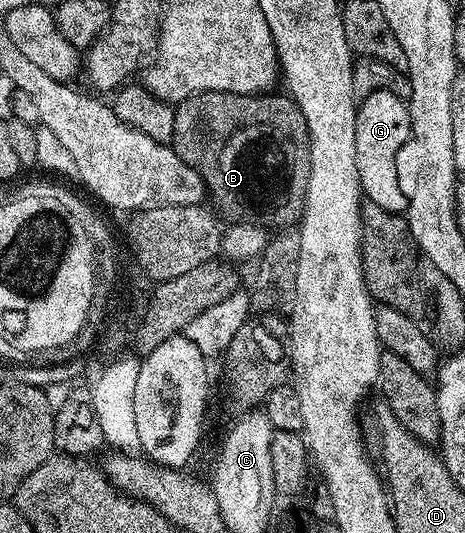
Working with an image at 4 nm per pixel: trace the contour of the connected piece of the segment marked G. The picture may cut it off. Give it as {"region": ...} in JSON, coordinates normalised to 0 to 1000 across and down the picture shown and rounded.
{"region":[[[796,173],[796,180],[772,186],[761,248],[766,313],[774,332],[774,355],[794,381],[813,385],[830,398],[867,403],[877,390],[873,368],[856,347],[856,285],[886,251],[882,210],[871,186],[847,180],[847,173]]]}

